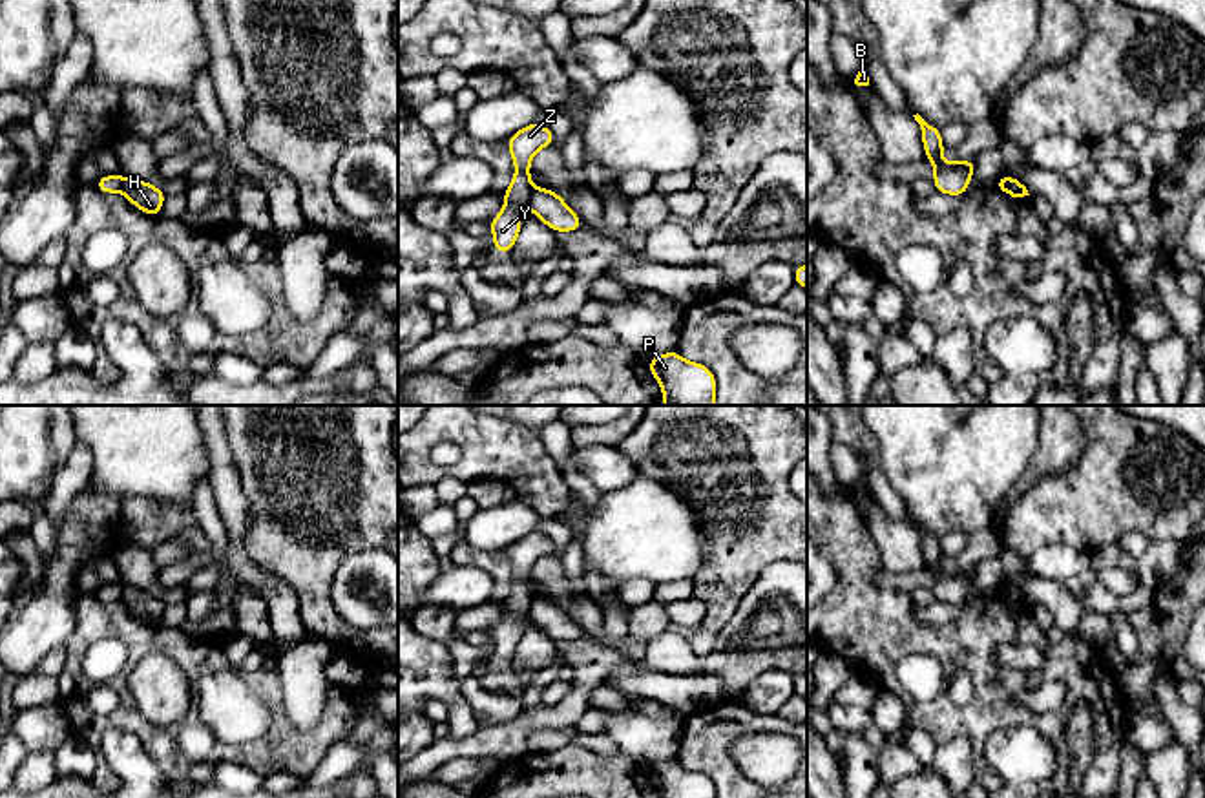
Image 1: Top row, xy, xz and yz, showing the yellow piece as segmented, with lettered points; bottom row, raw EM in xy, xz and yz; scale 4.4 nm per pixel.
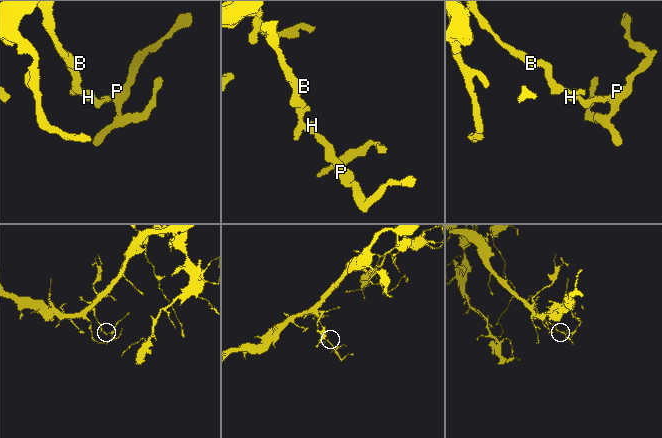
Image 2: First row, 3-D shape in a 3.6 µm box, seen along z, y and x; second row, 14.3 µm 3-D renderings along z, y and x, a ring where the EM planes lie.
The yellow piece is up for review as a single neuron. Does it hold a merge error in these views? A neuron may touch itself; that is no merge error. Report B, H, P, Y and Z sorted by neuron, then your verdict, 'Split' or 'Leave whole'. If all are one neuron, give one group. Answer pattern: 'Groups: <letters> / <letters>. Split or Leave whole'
Groups: B Y Z / H P. Split

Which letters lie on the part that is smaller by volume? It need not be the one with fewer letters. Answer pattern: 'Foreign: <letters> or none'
Foreign: H, P

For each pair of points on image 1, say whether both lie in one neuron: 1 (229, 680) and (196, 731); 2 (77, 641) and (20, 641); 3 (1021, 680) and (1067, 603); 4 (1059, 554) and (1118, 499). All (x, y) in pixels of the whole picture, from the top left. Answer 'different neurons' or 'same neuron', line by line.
1: different neurons
2: different neurons
3: different neurons
4: different neurons

